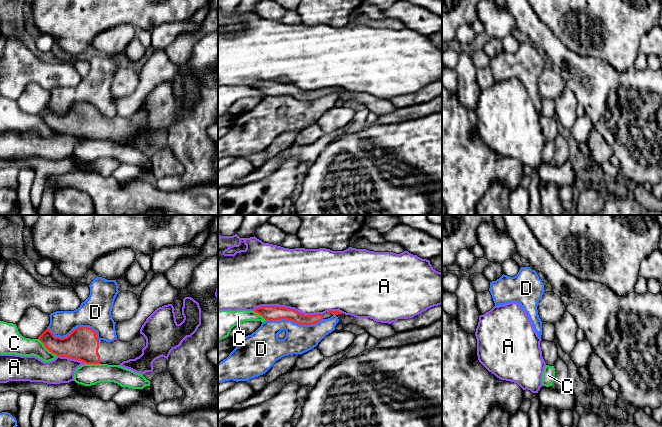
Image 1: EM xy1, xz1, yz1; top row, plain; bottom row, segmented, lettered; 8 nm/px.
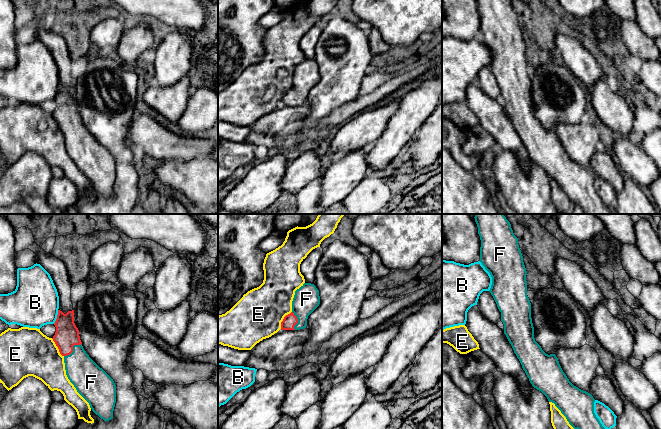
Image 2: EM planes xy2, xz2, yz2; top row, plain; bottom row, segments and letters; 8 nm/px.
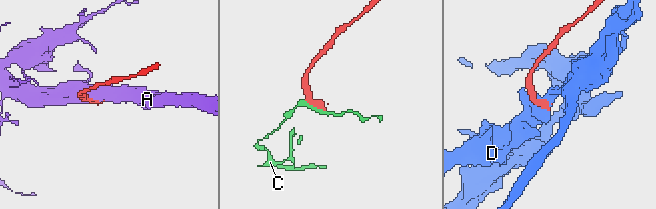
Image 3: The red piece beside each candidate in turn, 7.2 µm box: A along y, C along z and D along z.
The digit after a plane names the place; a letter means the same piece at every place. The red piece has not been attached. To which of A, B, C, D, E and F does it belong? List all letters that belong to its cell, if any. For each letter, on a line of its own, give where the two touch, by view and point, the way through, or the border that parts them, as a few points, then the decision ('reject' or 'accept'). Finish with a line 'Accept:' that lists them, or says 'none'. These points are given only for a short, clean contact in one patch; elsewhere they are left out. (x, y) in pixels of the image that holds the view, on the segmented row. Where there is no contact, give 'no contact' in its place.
A: xz1 (288, 308) | reject
B: xy2 (57, 317) | reject
C: xy1 (47, 348) | reject
D: xy1 (75, 329) | reject
E: xy2 (57, 346) | reject
F: xy2 (72, 349) | accept
Accept: F

